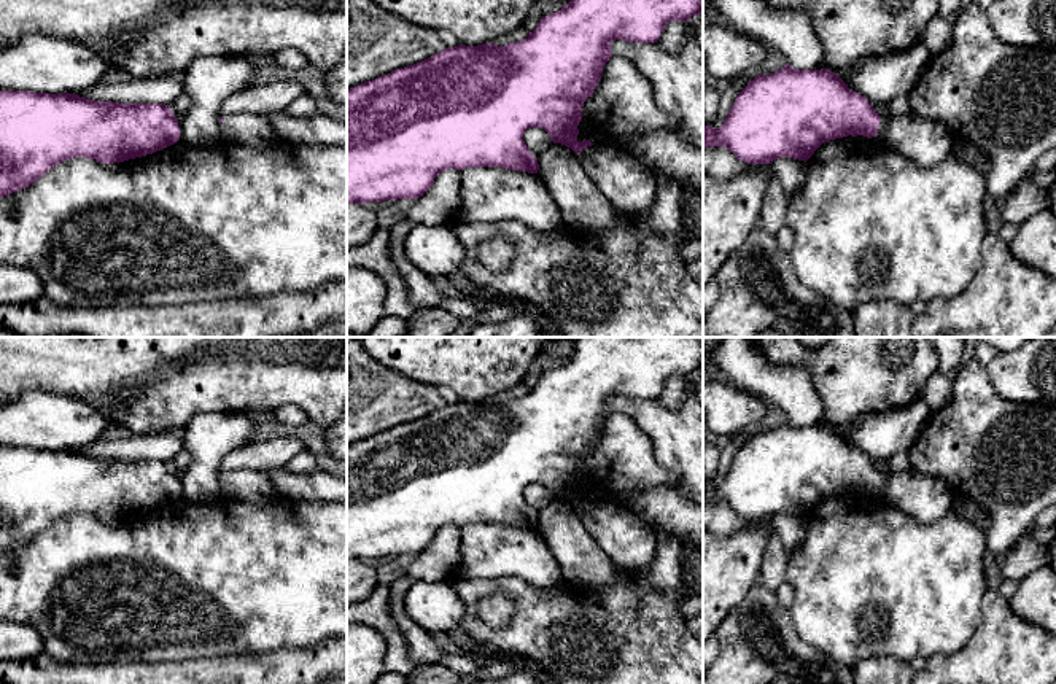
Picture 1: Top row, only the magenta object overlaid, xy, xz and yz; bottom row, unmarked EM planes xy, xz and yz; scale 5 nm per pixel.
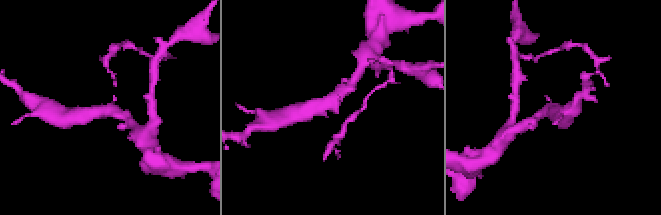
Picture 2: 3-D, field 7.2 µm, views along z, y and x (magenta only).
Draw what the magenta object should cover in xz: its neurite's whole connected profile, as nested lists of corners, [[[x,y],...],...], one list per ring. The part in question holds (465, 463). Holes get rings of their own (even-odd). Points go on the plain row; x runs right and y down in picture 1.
[[[576,337],[576,352],[566,359],[560,367],[544,372],[538,383],[530,388],[525,396],[517,399],[509,399],[506,402],[498,402],[493,399],[466,402],[458,401],[453,404],[445,404],[421,418],[407,422],[404,425],[396,425],[388,431],[382,431],[372,437],[361,439],[355,444],[347,445],[347,560],[366,560],[366,558],[382,558],[386,555],[418,555],[421,554],[434,539],[434,534],[447,527],[458,525],[464,527],[468,523],[503,523],[509,527],[538,530],[538,515],[530,509],[523,498],[523,490],[530,484],[544,485],[553,499],[561,499],[571,504],[582,520],[582,525],[596,541],[596,544],[620,566],[620,568],[644,568],[647,566],[654,555],[657,546],[657,530],[643,522],[639,517],[622,509],[612,503],[595,503],[590,496],[577,496],[579,479],[582,477],[584,458],[595,449],[604,420],[612,414],[611,399],[615,396],[635,398],[635,399],[655,399],[665,382],[670,377],[687,379],[692,372],[703,369],[703,337]]]

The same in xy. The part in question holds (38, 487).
[[[0,447],[0,555],[72,514],[119,520],[178,496],[178,476],[162,460]]]

